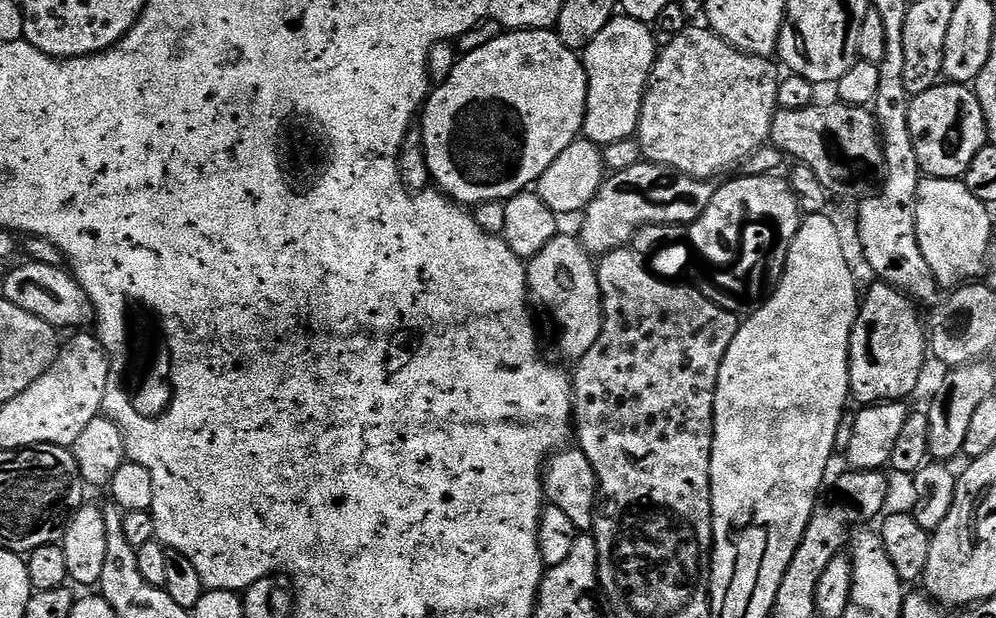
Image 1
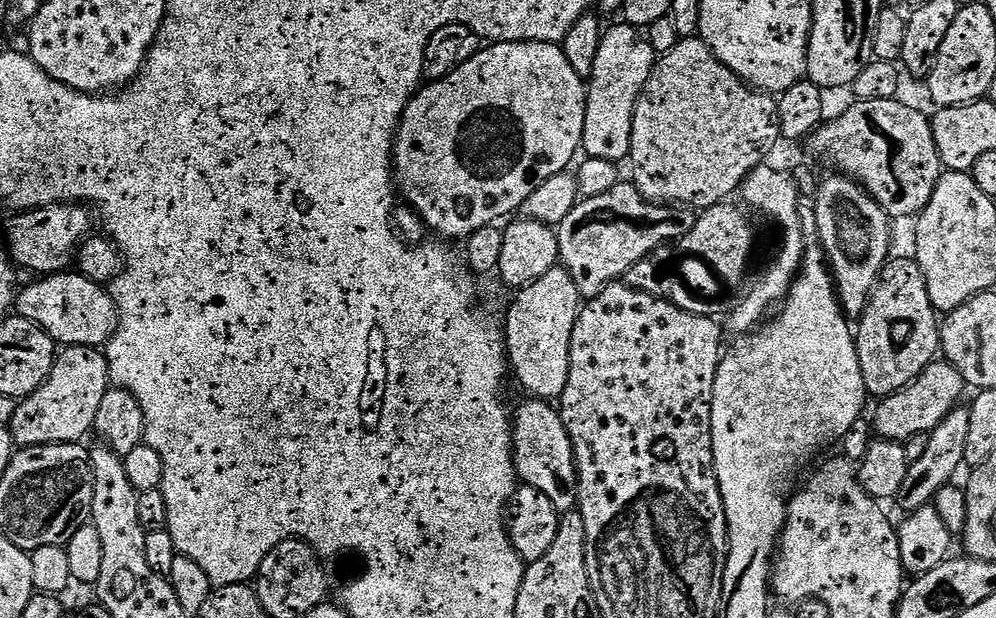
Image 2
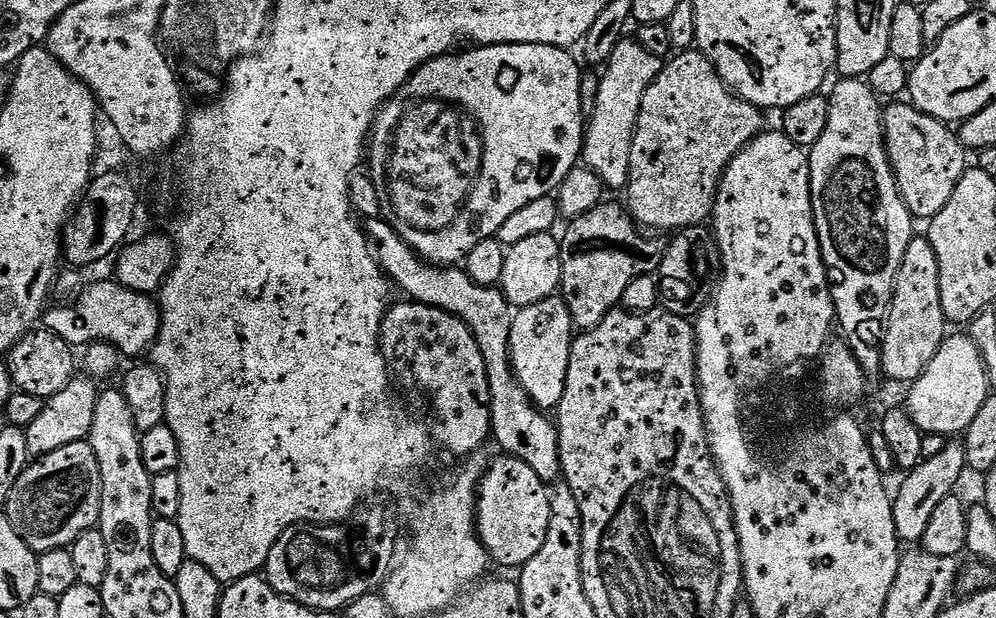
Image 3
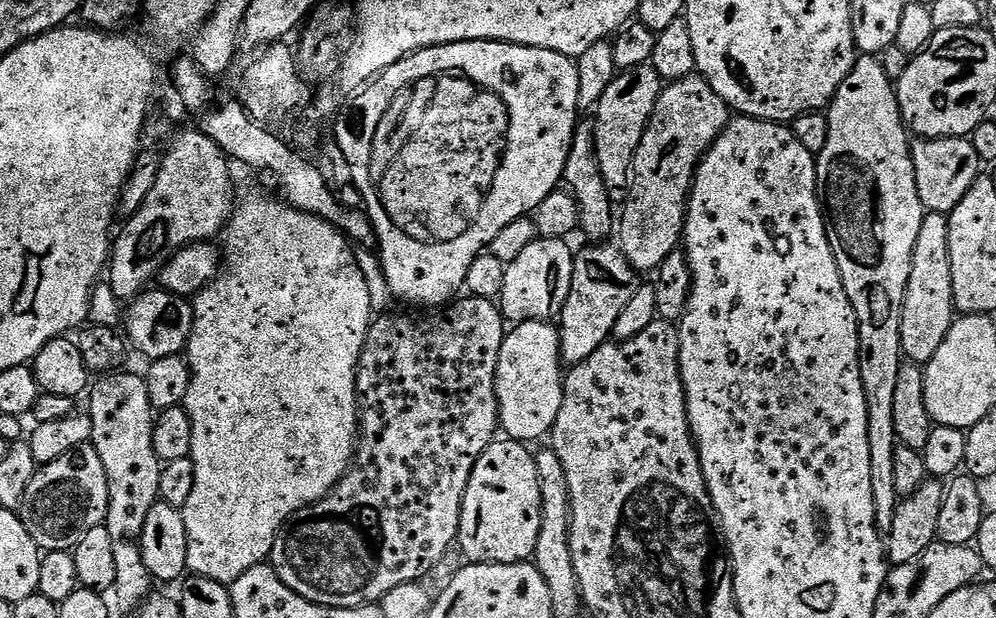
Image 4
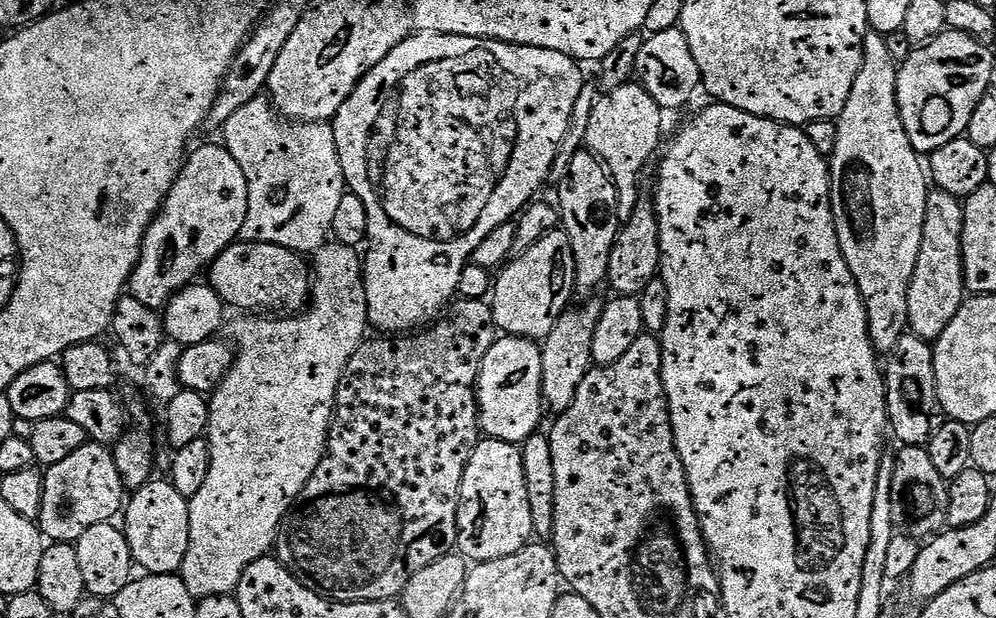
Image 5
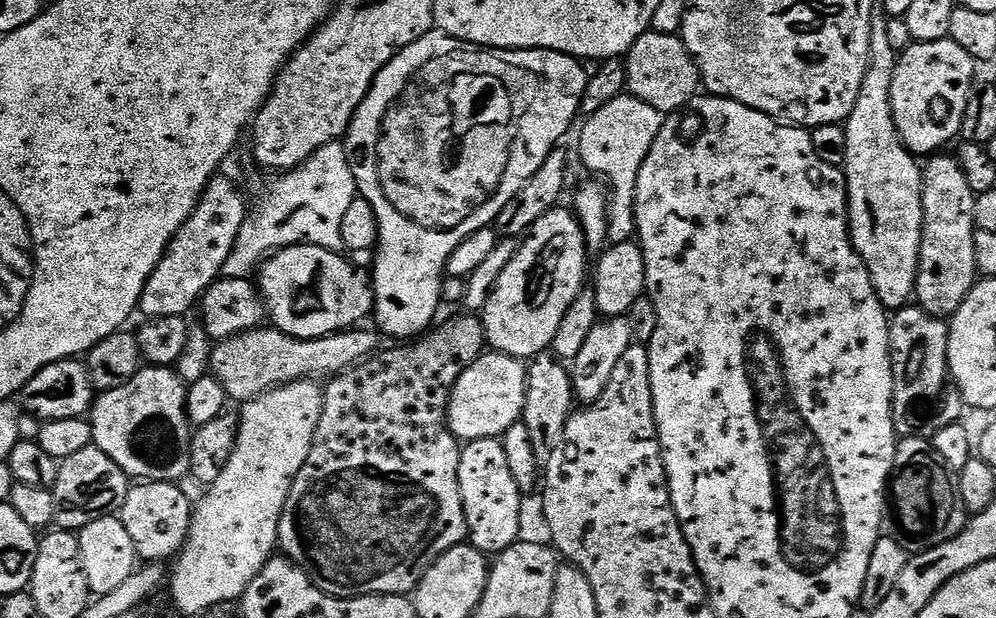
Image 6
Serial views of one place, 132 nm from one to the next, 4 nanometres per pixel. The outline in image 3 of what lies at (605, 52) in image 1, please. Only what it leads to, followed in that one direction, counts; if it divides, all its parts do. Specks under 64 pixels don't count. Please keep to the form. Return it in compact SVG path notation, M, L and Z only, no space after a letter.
M624 38L616 45L609 60L603 65L598 102L594 114L586 124L584 134L583 167L594 170L605 189L627 189L630 178L630 146L634 142L634 130L638 122L638 110L646 90L658 78L662 62L654 54L642 50L634 38Z

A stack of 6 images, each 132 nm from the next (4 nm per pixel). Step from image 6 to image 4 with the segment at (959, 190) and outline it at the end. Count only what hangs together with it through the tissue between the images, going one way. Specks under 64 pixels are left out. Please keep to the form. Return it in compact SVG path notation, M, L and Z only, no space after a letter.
M928 212L922 222L922 230L918 230L918 242L914 242L910 282L906 286L900 323L901 353L913 364L928 364L938 346L942 346L953 319L948 217L943 212Z

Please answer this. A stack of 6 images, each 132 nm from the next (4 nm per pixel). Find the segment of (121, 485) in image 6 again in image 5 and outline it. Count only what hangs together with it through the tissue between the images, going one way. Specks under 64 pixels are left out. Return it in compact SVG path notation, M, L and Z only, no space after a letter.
M89 442L78 446L62 462L47 465L38 527L49 541L74 542L90 526L115 521L125 504L126 489L112 457L112 448Z

